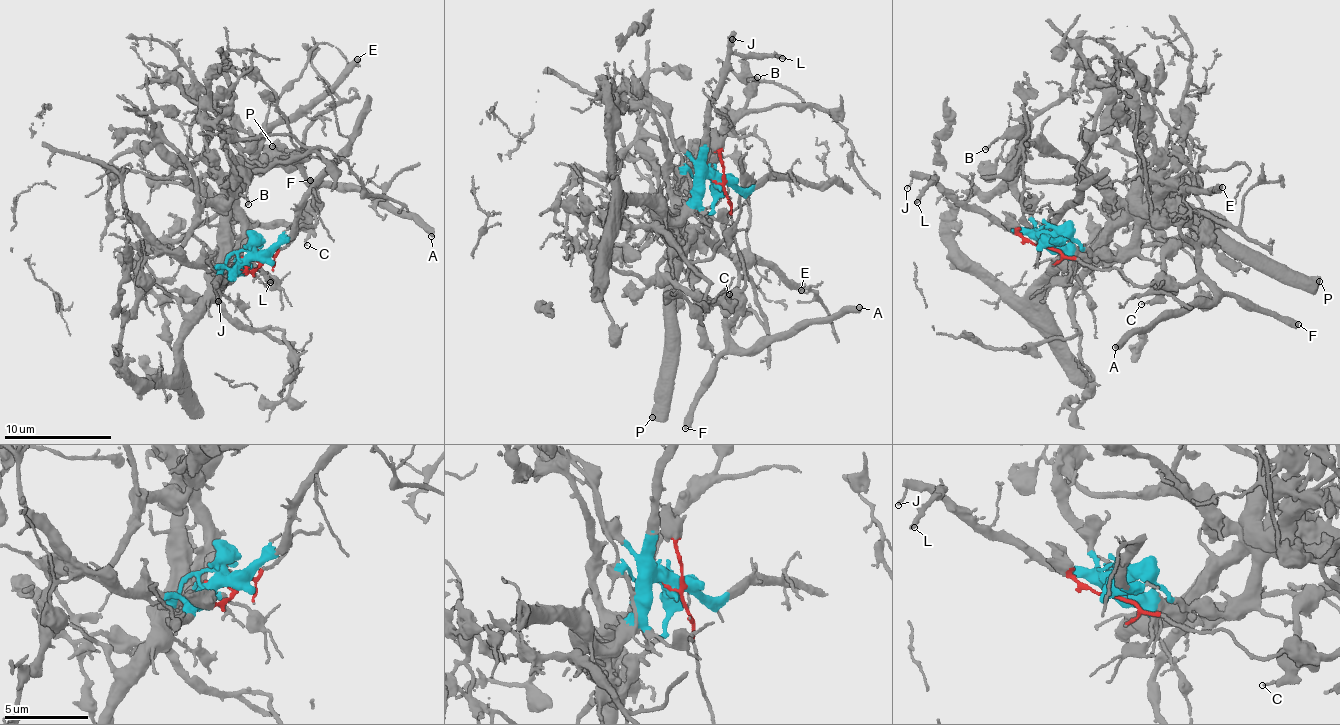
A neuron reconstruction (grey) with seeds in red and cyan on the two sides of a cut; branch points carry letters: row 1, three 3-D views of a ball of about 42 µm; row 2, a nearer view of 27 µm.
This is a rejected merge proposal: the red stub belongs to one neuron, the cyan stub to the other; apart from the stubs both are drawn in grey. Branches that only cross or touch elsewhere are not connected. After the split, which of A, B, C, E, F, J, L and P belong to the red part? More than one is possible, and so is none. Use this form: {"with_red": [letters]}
{"with_red": ["A", "C", "F"]}

